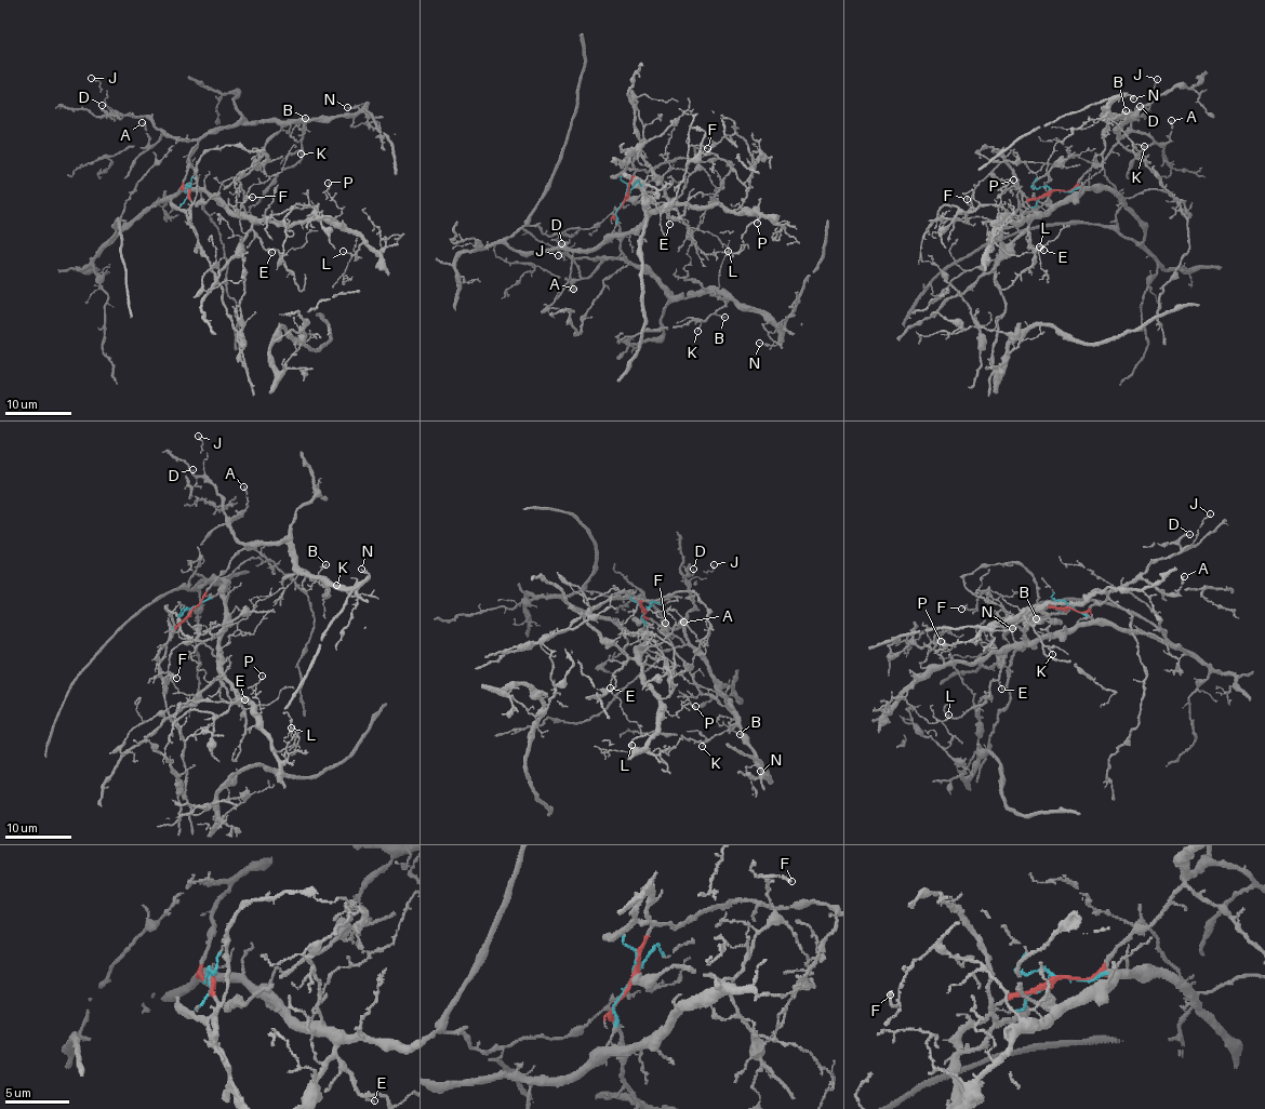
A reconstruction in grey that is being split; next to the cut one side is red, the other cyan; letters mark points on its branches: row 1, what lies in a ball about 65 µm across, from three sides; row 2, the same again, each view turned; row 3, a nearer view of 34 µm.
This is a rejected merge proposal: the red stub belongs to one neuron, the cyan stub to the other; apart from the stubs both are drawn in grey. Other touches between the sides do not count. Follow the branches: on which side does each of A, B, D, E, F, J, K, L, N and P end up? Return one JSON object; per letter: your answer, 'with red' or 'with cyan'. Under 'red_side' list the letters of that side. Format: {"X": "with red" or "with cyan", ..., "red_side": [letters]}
{"A": "with red", "B": "with red", "D": "with red", "E": "with cyan", "F": "with cyan", "J": "with red", "K": "with red", "L": "with cyan", "N": "with red", "P": "with cyan", "red_side": ["A", "B", "D", "J", "K", "N"]}

